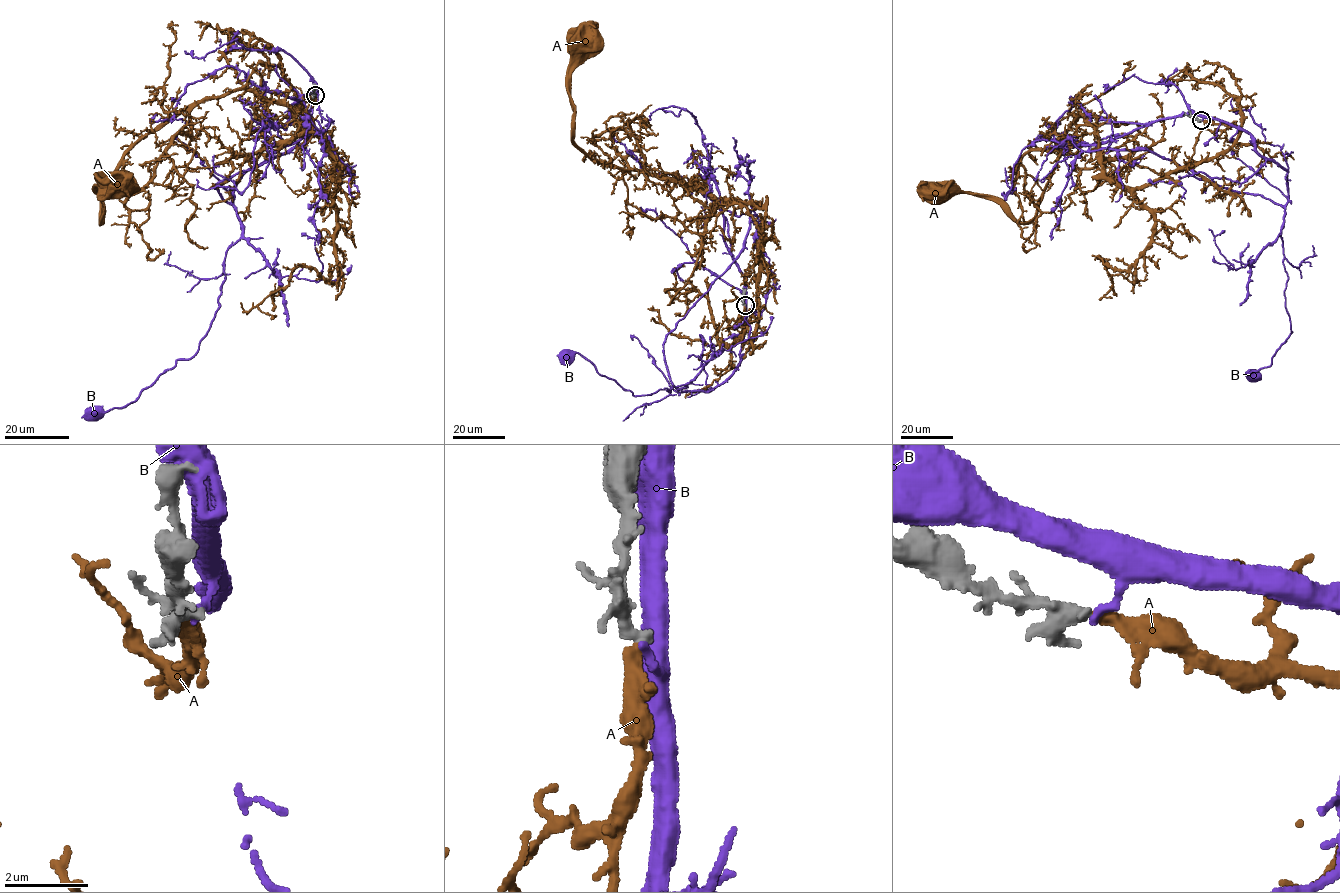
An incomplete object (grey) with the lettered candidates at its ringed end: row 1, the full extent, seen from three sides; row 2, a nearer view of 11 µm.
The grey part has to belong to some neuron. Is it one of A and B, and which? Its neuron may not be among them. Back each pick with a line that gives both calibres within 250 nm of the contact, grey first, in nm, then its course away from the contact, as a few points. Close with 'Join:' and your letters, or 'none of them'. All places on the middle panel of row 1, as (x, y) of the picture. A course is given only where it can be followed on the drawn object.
A: 240 nm thick on the grey side, 320 nm on the other; it runs (744, 305), (736, 342), (757, 297), (765, 211), (605, 166), (578, 147), (573, 140), (570, 75), (589, 39)
Join: A

